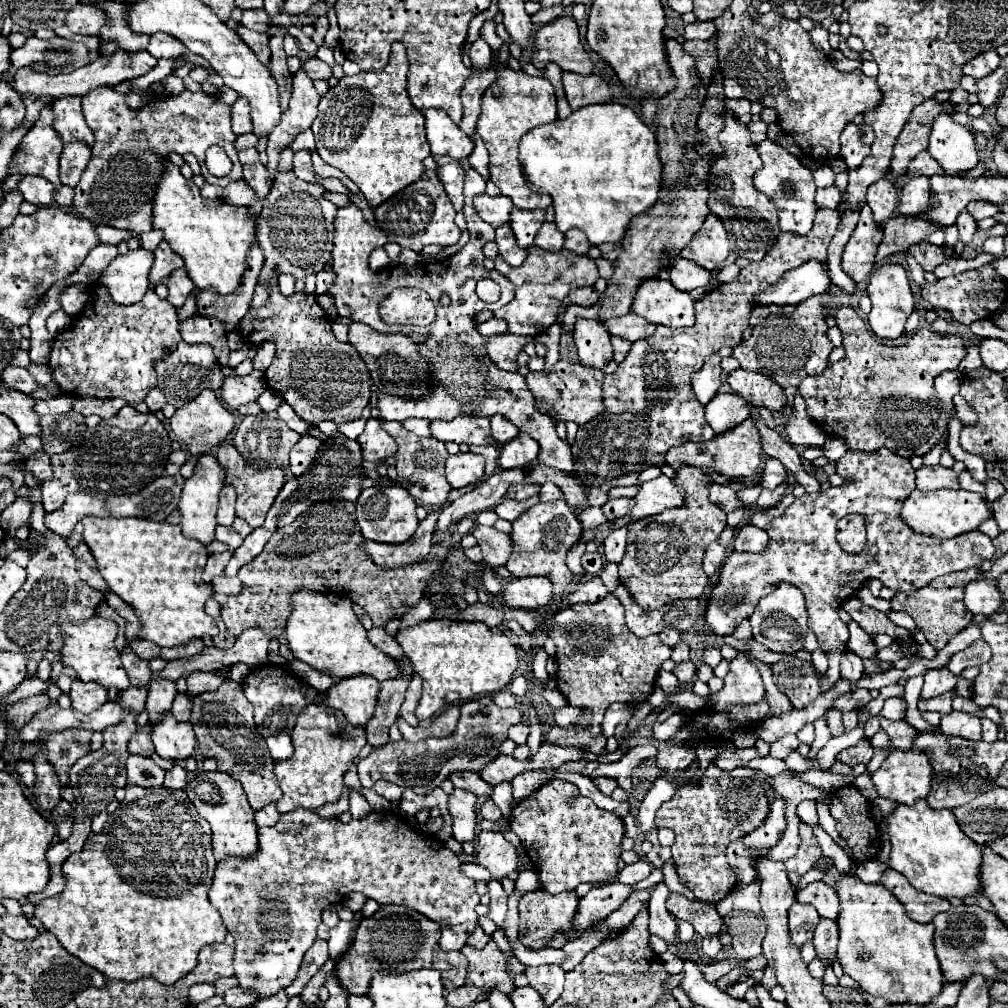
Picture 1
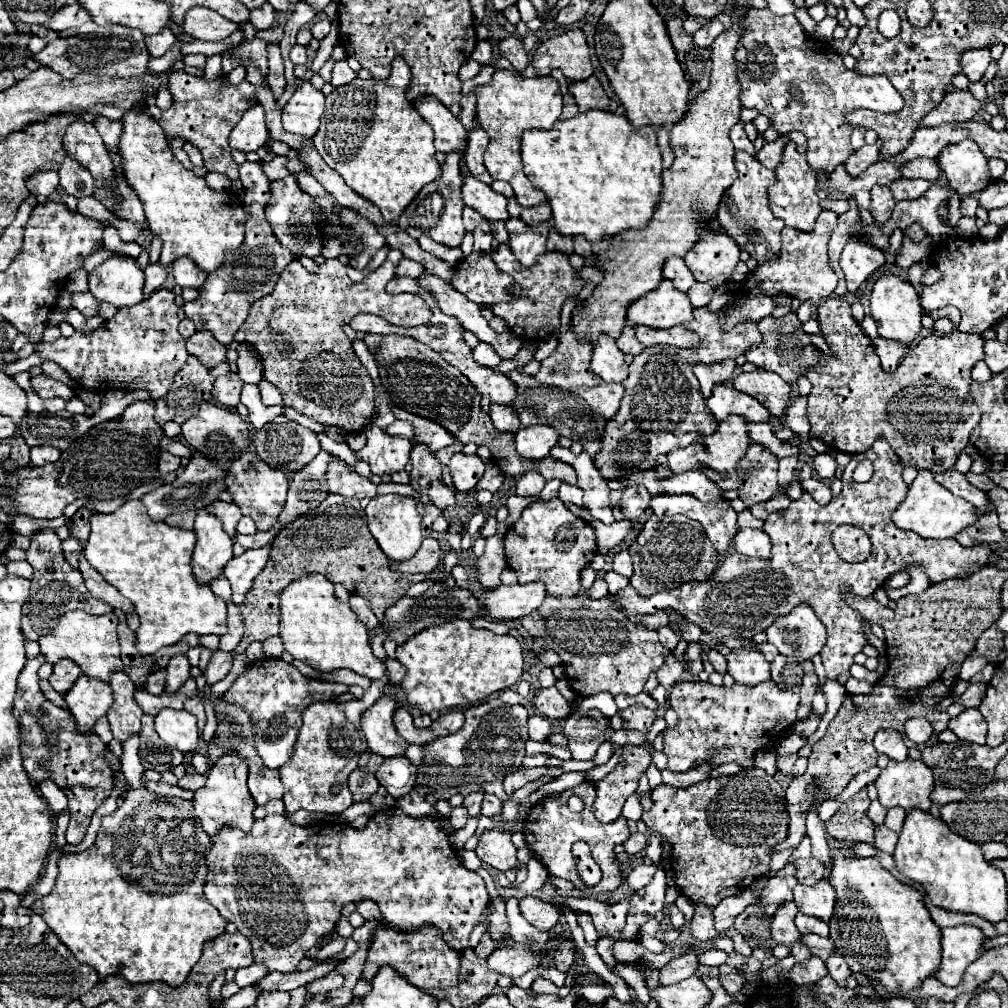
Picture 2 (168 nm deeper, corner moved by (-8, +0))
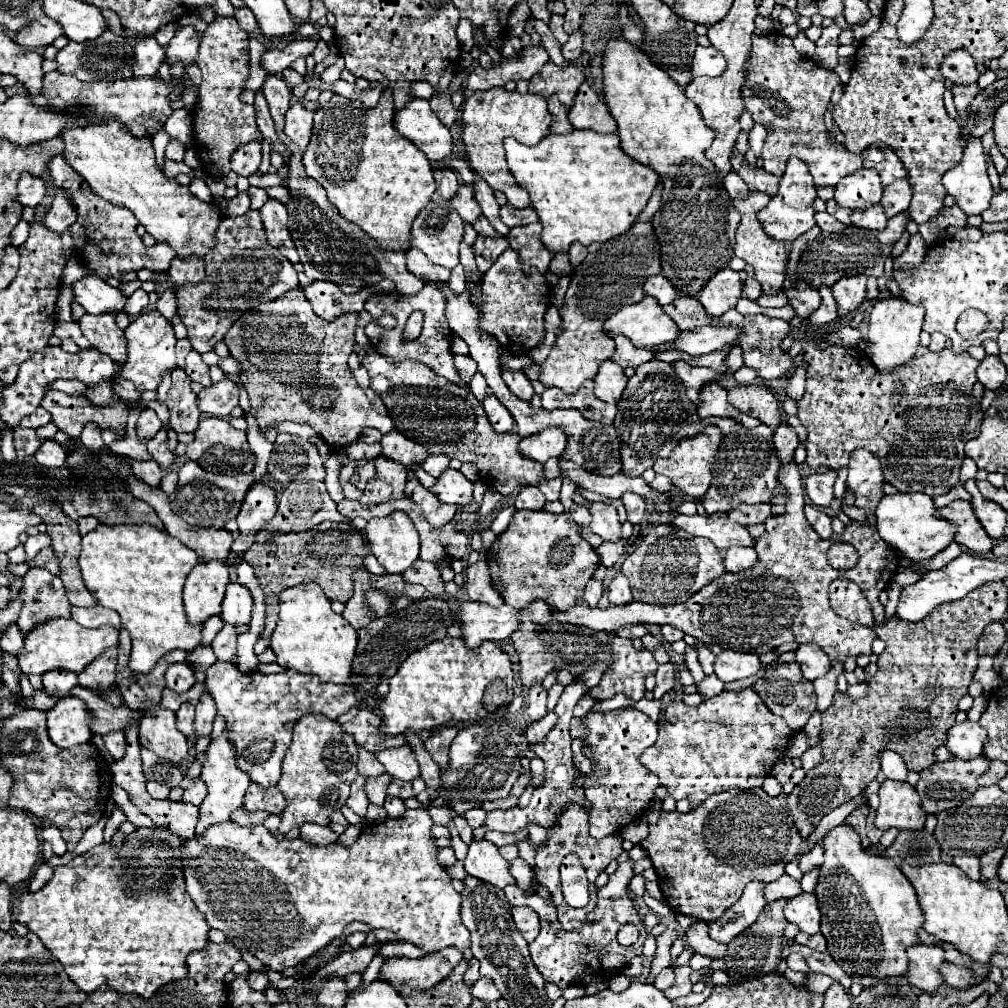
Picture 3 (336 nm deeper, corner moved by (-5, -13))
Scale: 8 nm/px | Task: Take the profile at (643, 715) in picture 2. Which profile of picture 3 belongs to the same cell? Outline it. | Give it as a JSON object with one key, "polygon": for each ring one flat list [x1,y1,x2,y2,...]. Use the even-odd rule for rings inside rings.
{"polygon":[[623,708,605,714,591,710,583,718,583,726,583,746,591,748,593,752,593,774,585,776,583,784,585,796,593,804,589,832,593,838,605,838,605,830,621,830,639,820,655,798,655,788,659,786,657,776,643,768,637,754,641,754,657,740,657,724,635,708]]}

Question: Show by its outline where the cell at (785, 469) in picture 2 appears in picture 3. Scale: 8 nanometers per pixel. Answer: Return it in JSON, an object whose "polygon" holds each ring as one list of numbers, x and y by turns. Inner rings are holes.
{"polygon":[[783,424,777,432,775,432,775,448,777,448,777,454,781,458,781,464,787,464,793,454,795,454,795,448,799,446,799,438,795,434,795,430,787,424]]}

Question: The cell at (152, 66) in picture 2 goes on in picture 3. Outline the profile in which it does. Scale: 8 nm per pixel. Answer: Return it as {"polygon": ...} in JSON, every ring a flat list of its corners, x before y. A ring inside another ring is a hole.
{"polygon":[[181,26,175,32,175,38,167,46,167,62,171,64,173,60,181,60,183,64,195,62,197,50,199,50,199,40,201,36,193,26]]}

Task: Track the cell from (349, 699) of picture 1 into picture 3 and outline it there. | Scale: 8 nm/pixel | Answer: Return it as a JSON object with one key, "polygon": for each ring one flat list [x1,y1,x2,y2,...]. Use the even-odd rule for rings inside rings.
{"polygon":[[411,746,389,748,375,756,385,766,387,774,391,774,399,780,405,780,405,782,413,782,415,778,419,778,419,764,417,764,417,758,415,758]]}

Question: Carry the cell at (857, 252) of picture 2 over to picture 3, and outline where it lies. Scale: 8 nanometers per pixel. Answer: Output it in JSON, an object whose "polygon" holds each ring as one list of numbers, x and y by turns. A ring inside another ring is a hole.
{"polygon":[[859,274,859,276,849,276,849,278,841,278,831,290,833,290,833,298,837,302,837,314,839,316,847,316,849,312,853,312,865,298,865,284,867,284,867,276]]}

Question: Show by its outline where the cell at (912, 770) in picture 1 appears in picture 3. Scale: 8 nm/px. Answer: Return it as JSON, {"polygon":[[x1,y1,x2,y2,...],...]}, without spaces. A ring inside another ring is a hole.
{"polygon":[[885,780,879,788,881,806,877,808,875,826,879,830,921,830,925,826,925,812,921,810,921,798,907,782]]}

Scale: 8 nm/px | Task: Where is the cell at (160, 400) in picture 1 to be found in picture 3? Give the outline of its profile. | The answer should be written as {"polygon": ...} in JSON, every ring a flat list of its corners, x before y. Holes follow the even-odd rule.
{"polygon":[[163,428,161,432,157,432,155,438,149,440,147,448,149,448,151,458,153,458,163,470,171,468,171,464,173,464,173,454,167,450,167,432,165,432,165,428]]}

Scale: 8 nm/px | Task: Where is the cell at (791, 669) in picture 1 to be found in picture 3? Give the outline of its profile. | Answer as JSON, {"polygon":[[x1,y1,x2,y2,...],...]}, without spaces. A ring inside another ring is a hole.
{"polygon":[[793,662,793,664,779,664,773,672,767,672,763,678,759,678,753,684,753,688,757,688,757,694,761,696,761,700,765,702,765,706,773,714,781,716,789,724,789,728,795,730,795,732,799,732,807,724,809,716,815,712,817,696,815,696,813,684,803,678,801,668,797,666,797,662]]}

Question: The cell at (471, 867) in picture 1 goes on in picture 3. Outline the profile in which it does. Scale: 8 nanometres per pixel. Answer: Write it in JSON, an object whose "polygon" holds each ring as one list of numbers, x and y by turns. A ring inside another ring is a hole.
{"polygon":[[625,860,623,864,619,864,619,868,615,870,615,874,609,876,607,886,599,888,597,892,597,906,589,912,589,920,585,922,585,926,581,926,581,930,563,930,557,914,555,914,555,906,543,898,539,898,537,894,527,894,523,890,519,890,515,884,504,888,504,892,509,904,523,904,523,906,531,906,539,918,541,918,541,932,539,936,529,944,531,950,531,958,537,966,537,970,541,972,541,976,545,978,545,982,553,982,559,988,567,988,567,986,587,986,591,982,599,982,599,980,609,980,611,976,619,974,625,966,629,966,633,956,639,956,643,952,643,942,649,936,647,926,643,924,643,918,637,912,637,906,633,902,633,898,629,898,629,890,627,884,633,876,633,860],[621,924,637,924,641,930,639,942,633,946,619,946,617,942,617,930]]}

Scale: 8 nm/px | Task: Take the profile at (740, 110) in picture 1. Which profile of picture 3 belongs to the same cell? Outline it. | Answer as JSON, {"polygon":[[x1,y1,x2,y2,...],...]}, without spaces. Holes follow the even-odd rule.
{"polygon":[[729,172,723,178,723,186,725,186,725,190,729,192,731,198,747,198,749,196,749,188,743,184,741,176,735,174,735,172]]}

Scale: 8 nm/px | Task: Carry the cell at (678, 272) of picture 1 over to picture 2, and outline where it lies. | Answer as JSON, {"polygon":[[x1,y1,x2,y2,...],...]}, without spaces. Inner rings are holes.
{"polygon":[[672,257,664,263,664,277,670,279,682,293,688,293,696,283,696,277,692,277,692,271,686,267,682,257]]}

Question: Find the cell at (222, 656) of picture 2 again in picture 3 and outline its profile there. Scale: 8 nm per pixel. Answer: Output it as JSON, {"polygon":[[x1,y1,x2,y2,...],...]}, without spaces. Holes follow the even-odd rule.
{"polygon":[[203,694,201,702,197,704,197,714,195,714,195,740,211,734,215,714,217,710,215,710,215,702,211,694]]}

